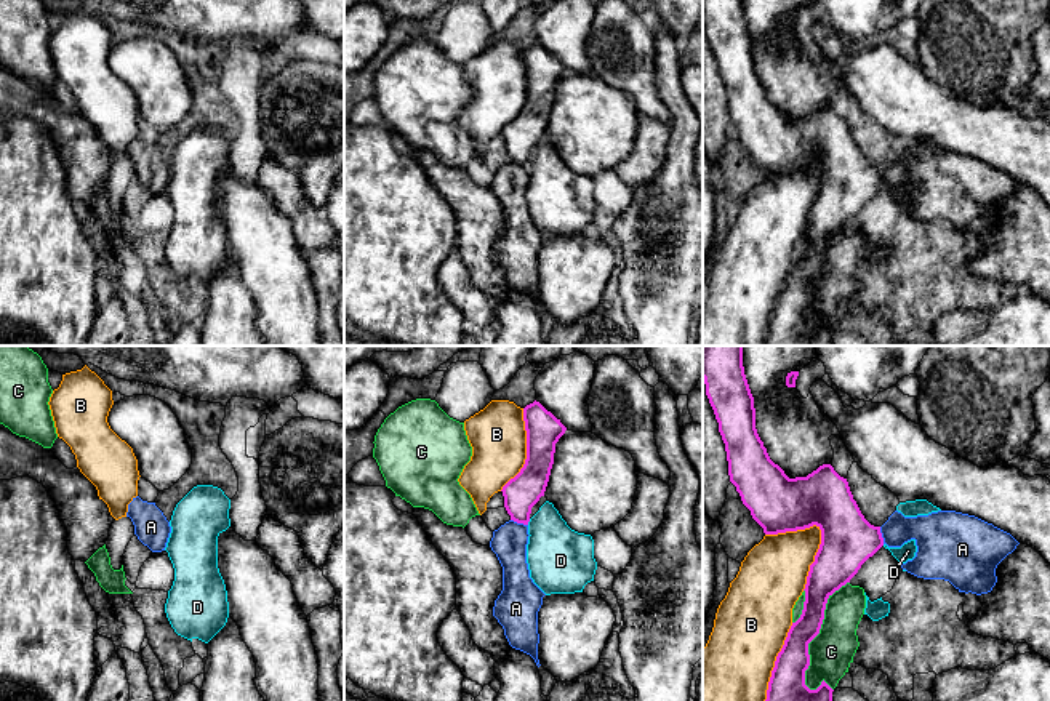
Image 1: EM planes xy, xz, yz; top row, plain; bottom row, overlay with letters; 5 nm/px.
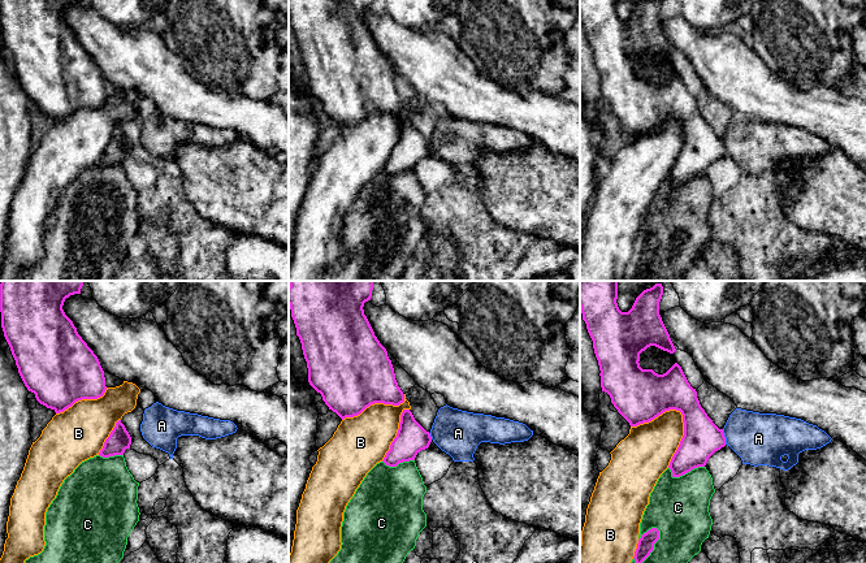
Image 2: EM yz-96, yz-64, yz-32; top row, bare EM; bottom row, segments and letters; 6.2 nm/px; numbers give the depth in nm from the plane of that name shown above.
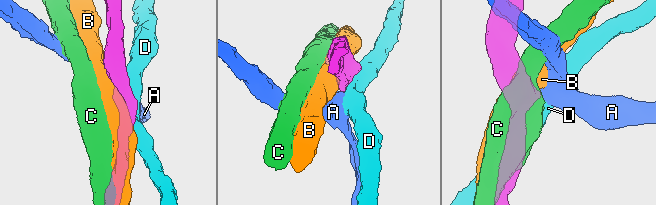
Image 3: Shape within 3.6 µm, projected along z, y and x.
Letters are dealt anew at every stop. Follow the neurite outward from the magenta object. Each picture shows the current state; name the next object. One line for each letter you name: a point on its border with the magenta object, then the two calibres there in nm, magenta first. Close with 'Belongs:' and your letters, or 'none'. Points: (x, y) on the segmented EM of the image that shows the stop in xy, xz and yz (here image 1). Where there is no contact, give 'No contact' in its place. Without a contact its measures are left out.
Belongs: none

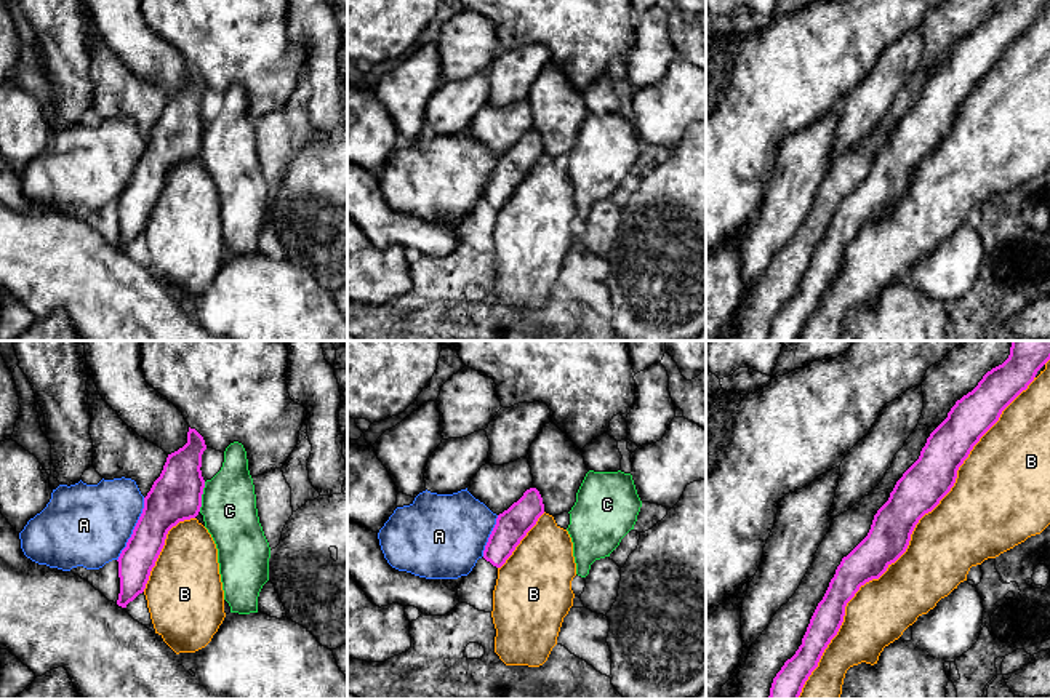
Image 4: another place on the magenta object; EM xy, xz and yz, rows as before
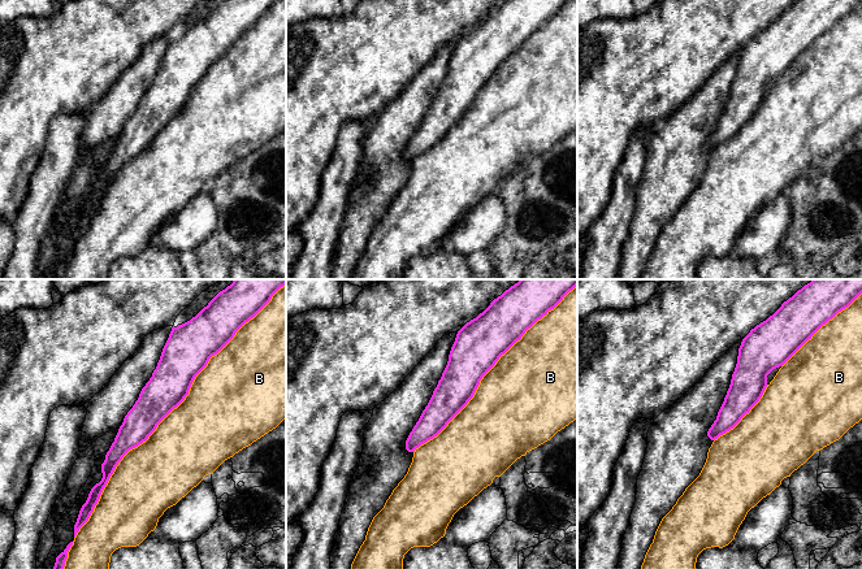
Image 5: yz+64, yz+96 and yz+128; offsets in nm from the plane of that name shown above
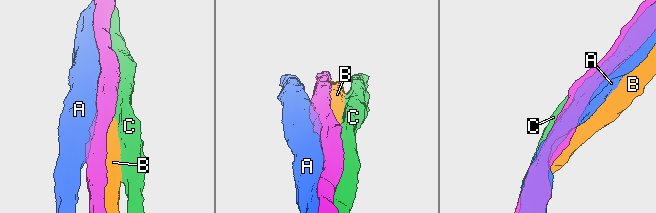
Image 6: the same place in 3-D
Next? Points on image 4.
B: Touches magenta at yz (909, 539). Thickness 220 nm (magenta) against 360 nm
Belongs: B

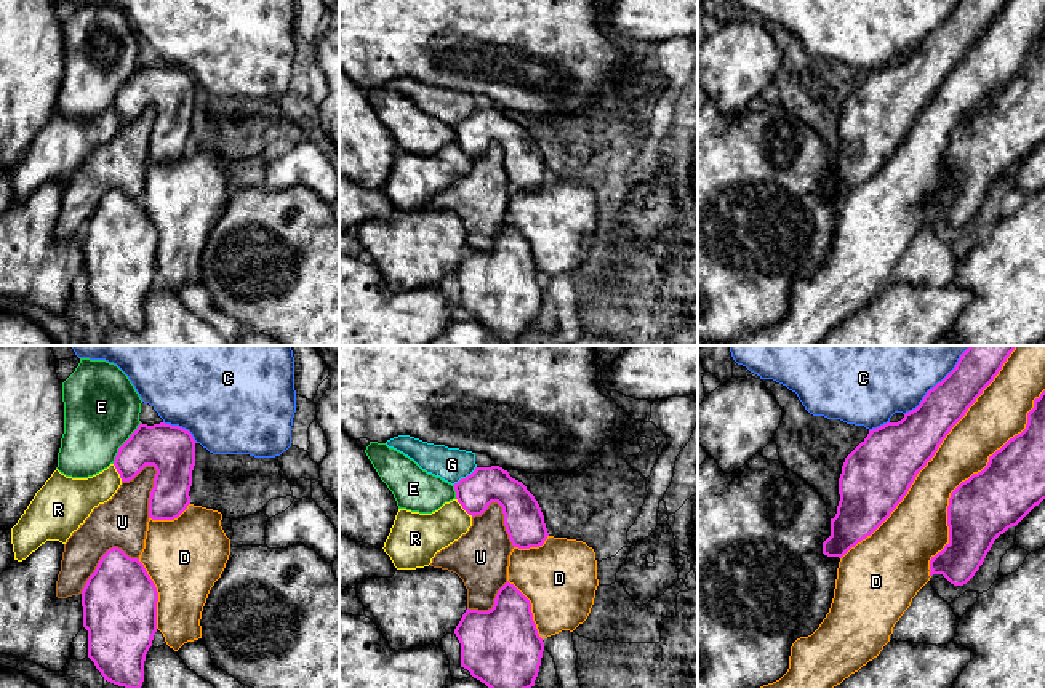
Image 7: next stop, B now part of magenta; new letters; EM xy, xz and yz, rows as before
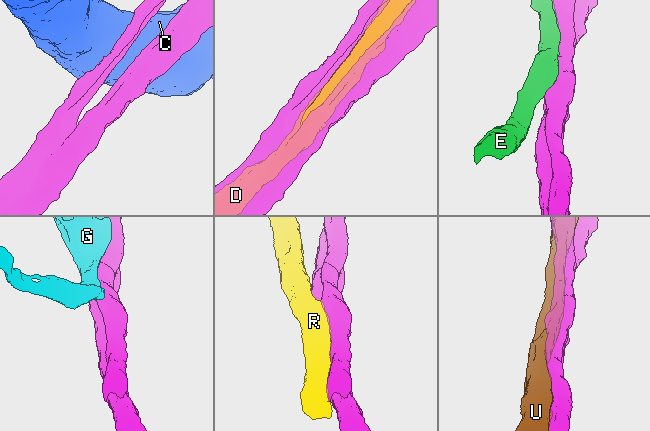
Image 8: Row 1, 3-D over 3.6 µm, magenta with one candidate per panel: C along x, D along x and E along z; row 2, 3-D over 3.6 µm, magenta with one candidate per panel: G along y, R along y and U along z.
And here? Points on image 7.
Belongs: none

